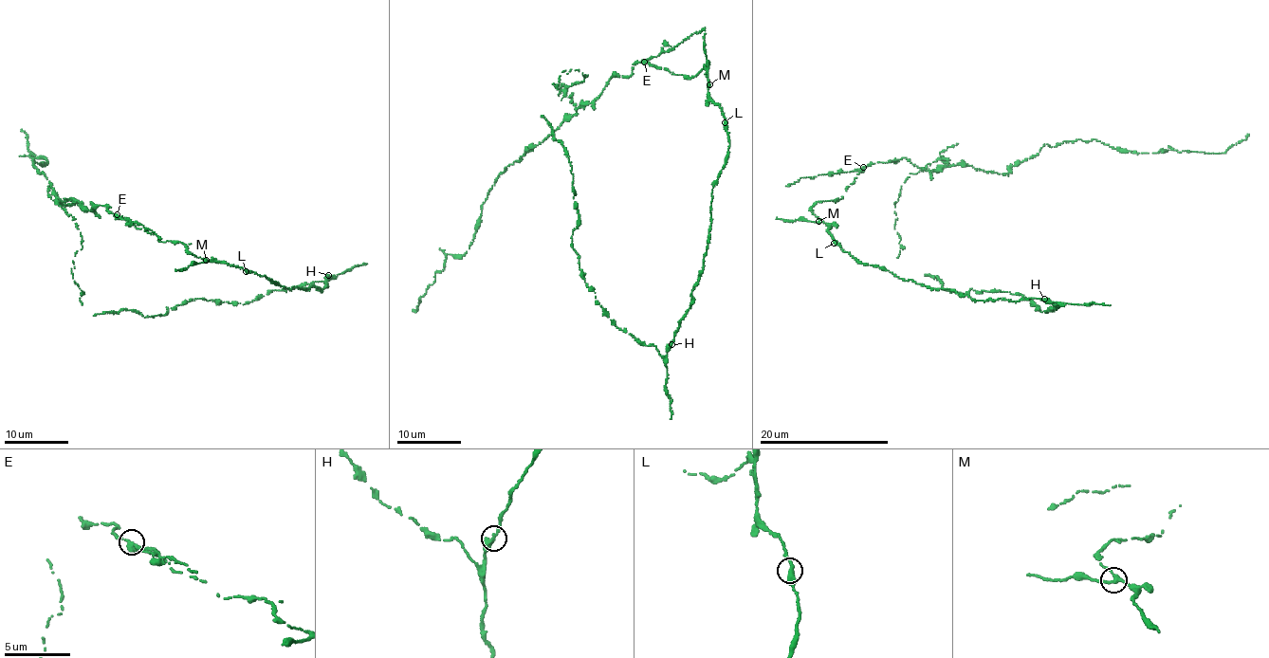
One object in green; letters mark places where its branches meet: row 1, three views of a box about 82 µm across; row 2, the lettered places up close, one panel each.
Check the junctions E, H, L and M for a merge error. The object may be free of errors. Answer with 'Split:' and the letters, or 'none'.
Split: E

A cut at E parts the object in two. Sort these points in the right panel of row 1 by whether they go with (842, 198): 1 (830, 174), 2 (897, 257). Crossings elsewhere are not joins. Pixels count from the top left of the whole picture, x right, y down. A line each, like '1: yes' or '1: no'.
1: no
2: no

